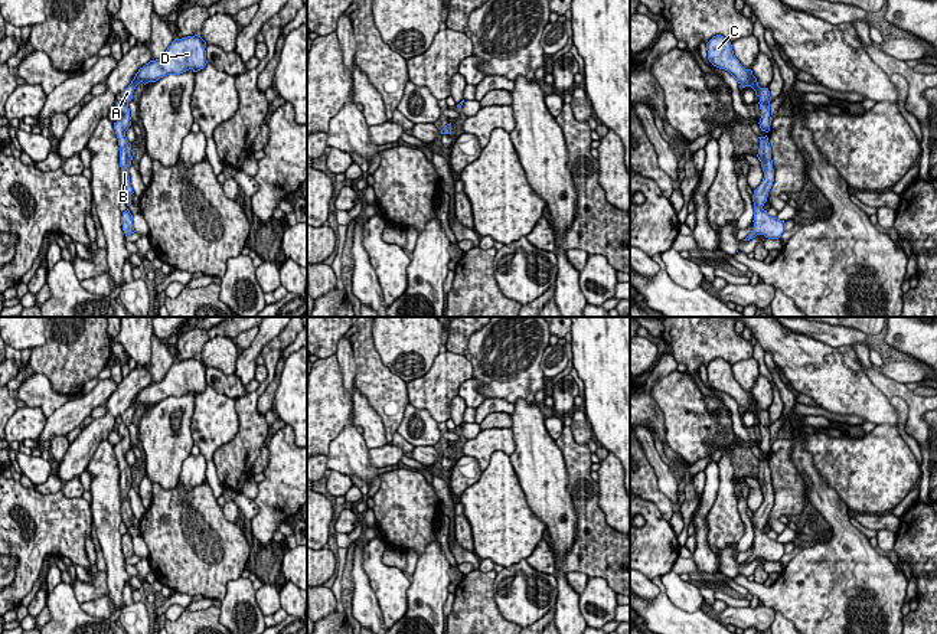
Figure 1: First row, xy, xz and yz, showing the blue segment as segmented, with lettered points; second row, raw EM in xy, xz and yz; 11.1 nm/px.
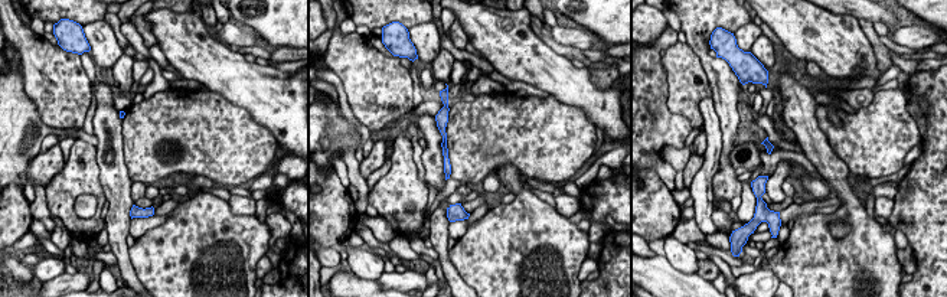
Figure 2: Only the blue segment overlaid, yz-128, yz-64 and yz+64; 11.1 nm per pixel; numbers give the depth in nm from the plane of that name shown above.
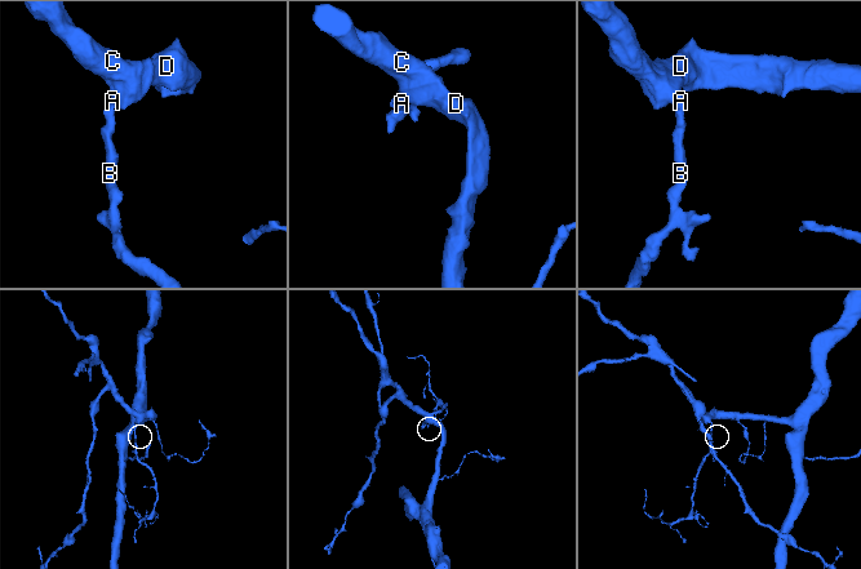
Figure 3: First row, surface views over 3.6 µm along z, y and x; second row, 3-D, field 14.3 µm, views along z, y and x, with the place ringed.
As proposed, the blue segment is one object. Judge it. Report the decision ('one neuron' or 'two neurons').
one neuron

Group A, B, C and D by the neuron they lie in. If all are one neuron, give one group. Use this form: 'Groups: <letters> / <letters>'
Groups: A B C D

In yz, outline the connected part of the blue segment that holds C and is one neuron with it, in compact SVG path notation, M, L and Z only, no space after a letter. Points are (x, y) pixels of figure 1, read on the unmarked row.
M716 357L706 366L708 382L709 385L719 390L728 393L738 406L745 409L751 409L755 414L755 418L760 421L760 451L761 454L768 455L771 448L770 439L770 414L768 411L760 411L757 401L752 398L751 392L745 392L740 383L735 380L732 367L724 359Z

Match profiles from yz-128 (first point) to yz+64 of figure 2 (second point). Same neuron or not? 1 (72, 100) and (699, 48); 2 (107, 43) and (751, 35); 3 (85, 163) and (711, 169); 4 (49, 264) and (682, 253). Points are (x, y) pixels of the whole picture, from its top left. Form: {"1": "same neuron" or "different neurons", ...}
{"1": "different neurons", "2": "same neuron", "3": "different neurons", "4": "same neuron"}

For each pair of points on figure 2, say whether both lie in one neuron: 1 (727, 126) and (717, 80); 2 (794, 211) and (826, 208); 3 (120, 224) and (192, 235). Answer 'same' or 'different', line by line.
1: same
2: same
3: different

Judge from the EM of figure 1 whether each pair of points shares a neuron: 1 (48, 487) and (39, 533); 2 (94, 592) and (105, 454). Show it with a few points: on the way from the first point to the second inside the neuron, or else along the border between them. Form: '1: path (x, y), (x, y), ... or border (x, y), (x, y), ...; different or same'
1: border (33, 489), (41, 493), (56, 493), (61, 490); different
2: border (105, 571), (108, 592); different

